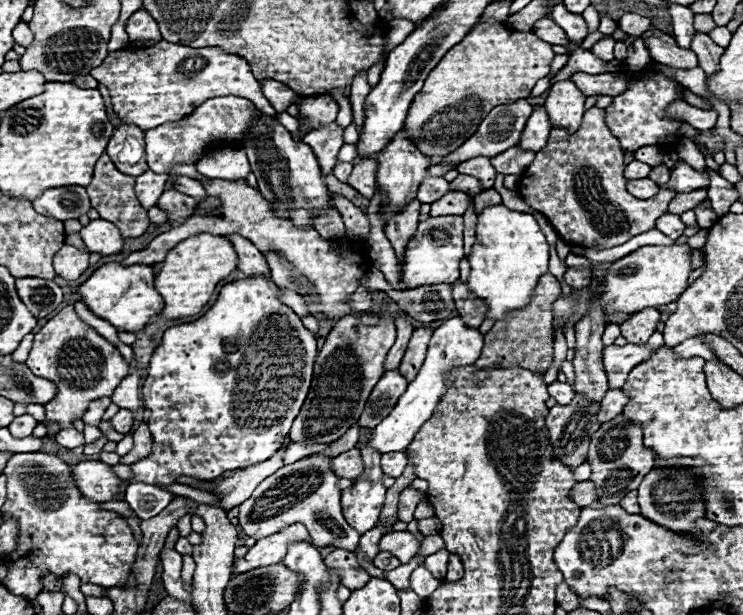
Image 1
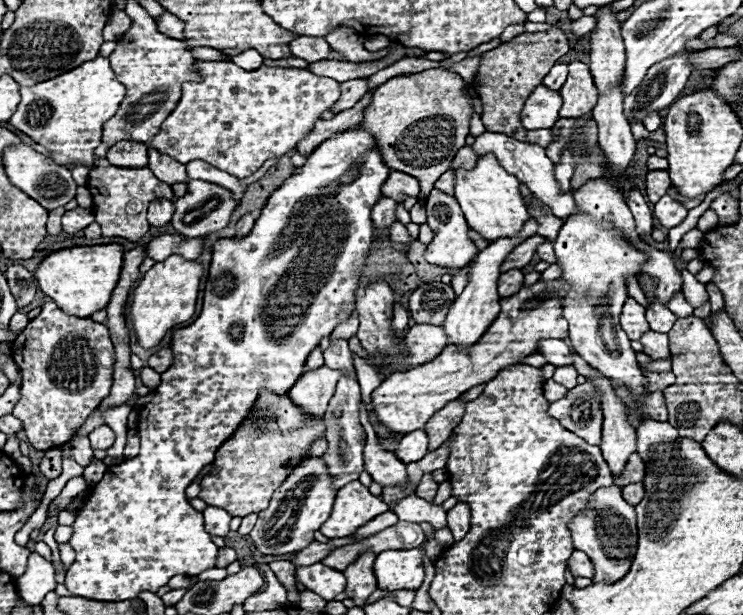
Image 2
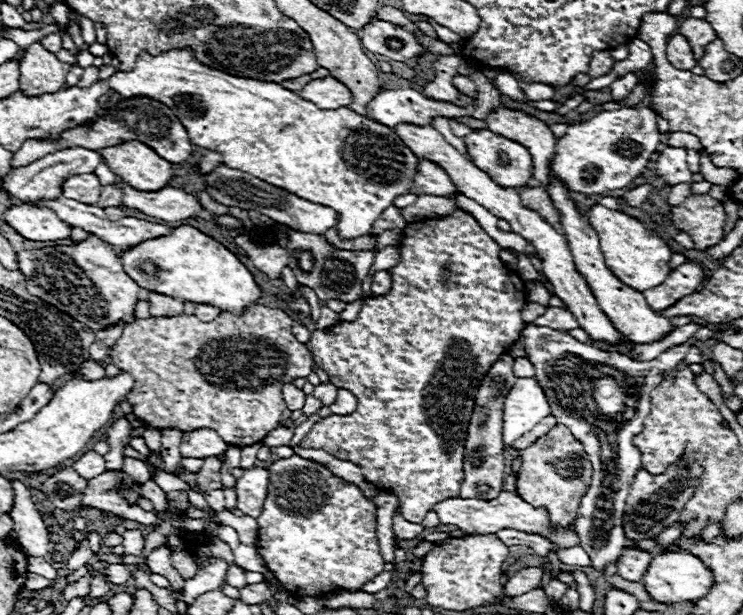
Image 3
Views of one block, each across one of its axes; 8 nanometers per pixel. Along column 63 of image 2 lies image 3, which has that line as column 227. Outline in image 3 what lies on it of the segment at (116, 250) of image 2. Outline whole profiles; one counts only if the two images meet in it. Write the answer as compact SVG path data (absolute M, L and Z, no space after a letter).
M194 226L174 228L168 236L150 238L142 244L130 246L120 256L124 272L144 290L162 292L184 302L212 304L220 310L240 314L246 306L260 298L250 270L220 242L202 234Z

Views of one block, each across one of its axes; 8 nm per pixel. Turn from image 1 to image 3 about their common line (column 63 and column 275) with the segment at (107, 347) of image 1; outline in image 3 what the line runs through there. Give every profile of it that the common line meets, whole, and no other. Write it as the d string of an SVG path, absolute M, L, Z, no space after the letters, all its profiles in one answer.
M250 306L246 308L240 316L230 314L230 312L220 312L218 318L214 318L212 322L202 322L198 320L194 314L178 314L174 318L138 318L134 324L128 324L122 332L122 336L116 340L116 344L110 348L110 362L120 368L122 372L130 372L130 376L134 376L134 388L126 394L126 400L132 404L132 412L144 420L148 426L152 428L168 428L168 426L178 426L184 432L194 432L198 428L214 428L218 432L218 436L222 436L222 440L226 440L226 444L230 446L250 446L260 442L270 430L274 430L280 422L282 412L286 410L286 404L282 400L282 386L286 382L292 382L300 376L308 376L314 370L314 360L310 350L306 348L306 344L300 344L294 334L292 334L292 318L284 312L284 310L274 310L274 308L266 308L266 306Z

